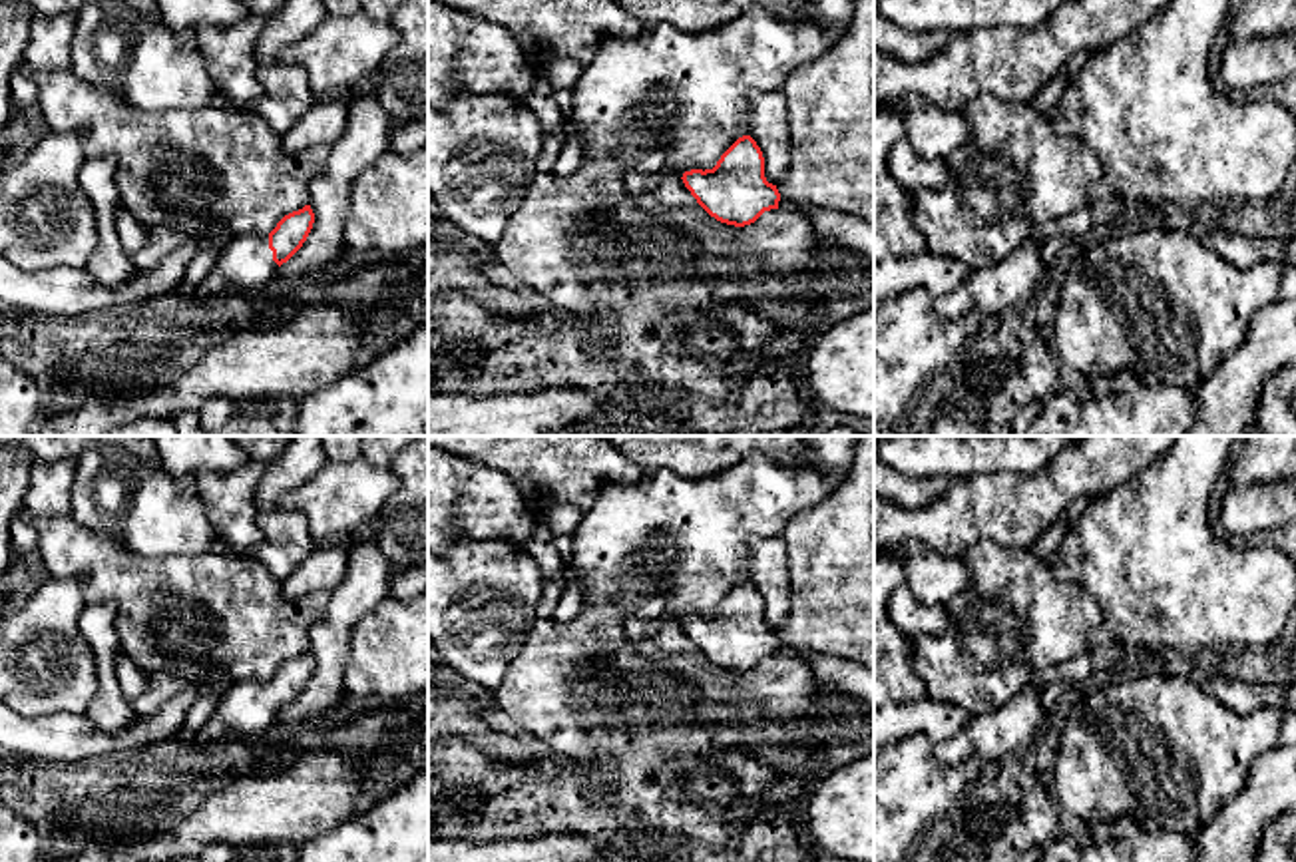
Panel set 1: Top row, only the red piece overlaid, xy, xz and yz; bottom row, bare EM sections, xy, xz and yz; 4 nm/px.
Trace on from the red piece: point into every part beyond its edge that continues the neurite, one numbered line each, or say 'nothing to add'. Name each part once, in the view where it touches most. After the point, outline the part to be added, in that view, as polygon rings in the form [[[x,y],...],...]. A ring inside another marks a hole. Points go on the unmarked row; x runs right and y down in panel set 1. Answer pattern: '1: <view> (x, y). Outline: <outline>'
1: xy (245, 709). Outline: [[[237,681],[219,695],[219,707],[195,735],[195,747],[223,749],[235,739],[255,741],[269,729],[279,729],[269,681]]]

